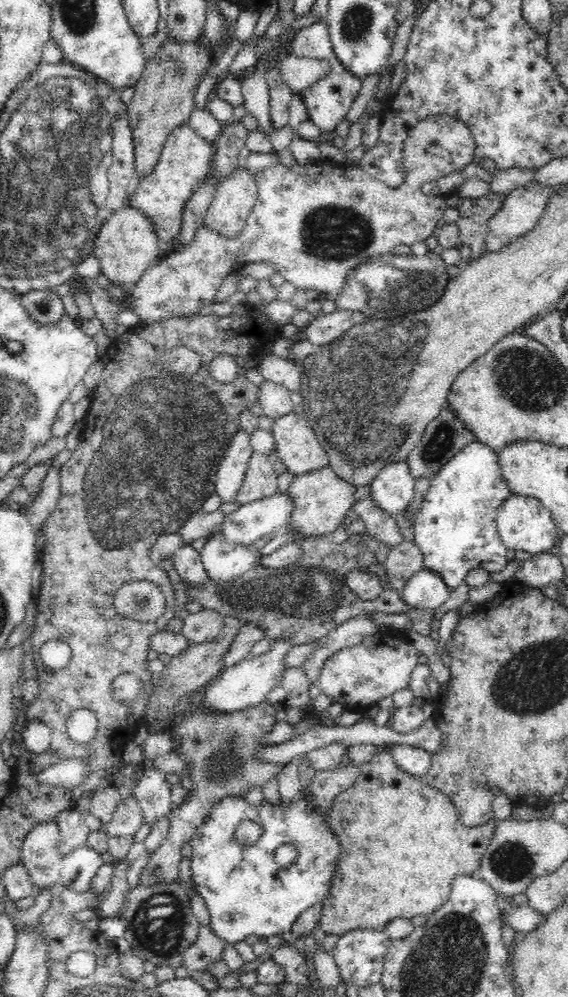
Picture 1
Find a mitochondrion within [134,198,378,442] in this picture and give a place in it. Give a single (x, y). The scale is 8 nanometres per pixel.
(331, 233)

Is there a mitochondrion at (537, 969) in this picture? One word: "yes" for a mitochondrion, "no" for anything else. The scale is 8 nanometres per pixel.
no

